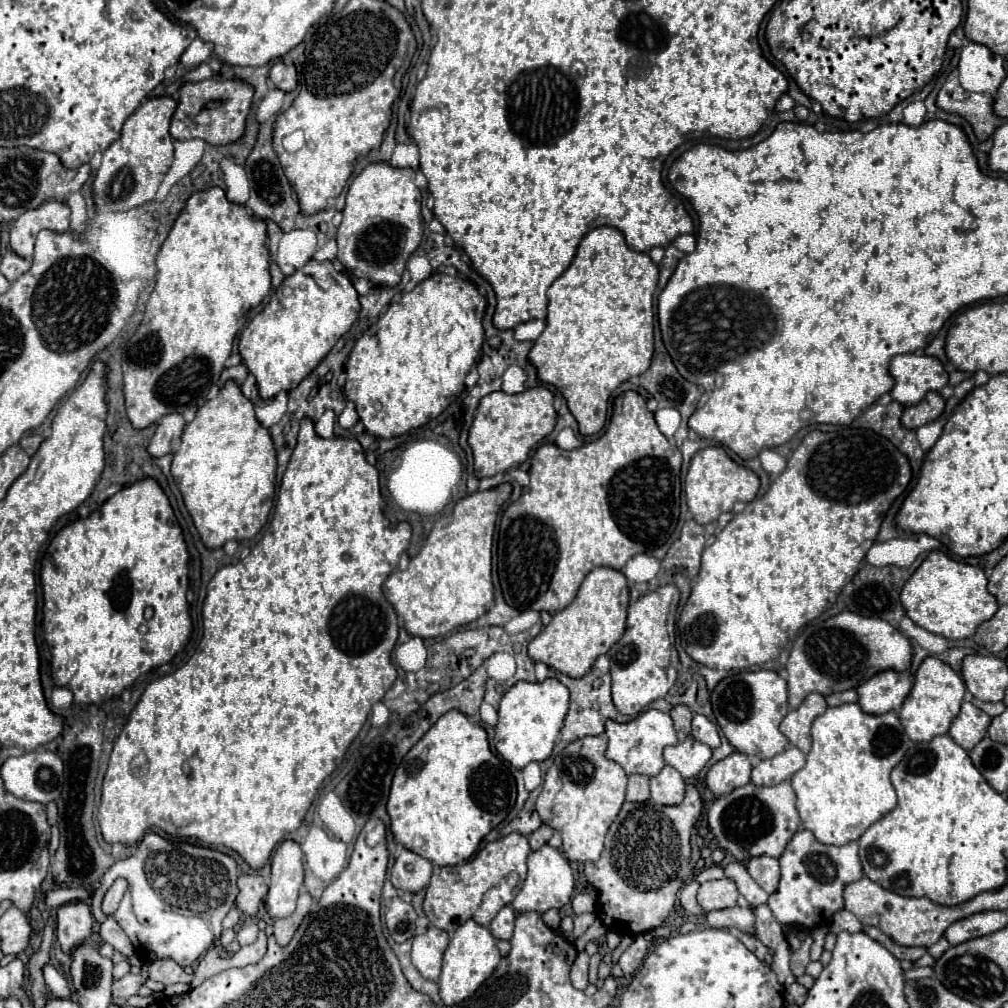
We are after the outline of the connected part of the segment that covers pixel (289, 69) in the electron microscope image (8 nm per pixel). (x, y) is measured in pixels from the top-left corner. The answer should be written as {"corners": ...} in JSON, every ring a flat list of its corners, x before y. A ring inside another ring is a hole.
{"corners":[[283,61,273,63,269,71,269,79,277,89,283,89,284,92,291,92,298,86,298,75,294,65,286,65]]}

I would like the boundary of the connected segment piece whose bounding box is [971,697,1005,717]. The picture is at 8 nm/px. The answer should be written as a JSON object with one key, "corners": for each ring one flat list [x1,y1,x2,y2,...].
{"corners":[[971,697,971,703,975,703,975,707,979,707,981,711,985,711,989,717,995,717,995,715,999,715,999,713,1005,711,1005,705,1003,705,1001,701,997,701,997,703,987,703,987,701,981,701,981,699]]}

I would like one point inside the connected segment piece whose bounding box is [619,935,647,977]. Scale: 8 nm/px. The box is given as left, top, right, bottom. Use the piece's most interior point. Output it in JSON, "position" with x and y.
{"position":[633,956]}

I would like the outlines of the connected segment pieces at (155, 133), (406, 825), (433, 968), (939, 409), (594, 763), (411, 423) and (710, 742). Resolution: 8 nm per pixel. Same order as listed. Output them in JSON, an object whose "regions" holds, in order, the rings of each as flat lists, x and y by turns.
{"regions":[[[169,95,149,97,125,121,121,137,103,153,103,163,93,181,95,205,99,211,127,211,153,201,165,173,173,163,173,139,169,135,177,101]],[[451,709,403,757,393,777,387,813,399,843,439,867,453,867,467,861,481,839,509,815,515,797,515,779,505,761,491,753,485,729]],[[433,925,427,927,425,933,413,937,413,949,411,959,417,971,431,981,439,979,441,973,441,959,445,953,445,947,449,944,447,931,437,929]],[[929,391,923,397,923,401,919,401,917,405,905,407,901,423,907,429,917,429,917,427,921,427,925,423,935,421,943,413,943,409,945,409,945,399,937,391]],[[591,735,569,743,559,755,555,755,535,803,541,821,561,835,560,850,569,861,583,863,599,859,603,837,625,801,627,773,621,765,605,757,605,747,605,735]],[[433,273,429,279,417,283,413,291,403,293,401,301,393,303,377,323,357,339,345,363,347,383,343,391,345,397,355,403,357,413,371,435,389,439,415,430,431,417,437,417,465,389,465,375,479,359,485,341,484,315,485,298,479,295,471,281]],[[695,715,693,717,693,729,691,729,691,735,697,739,697,741,701,741,701,743,705,743,707,747,711,747,711,749,715,749,715,747,719,747,719,733,717,733,717,727,705,717,705,715]]]}

